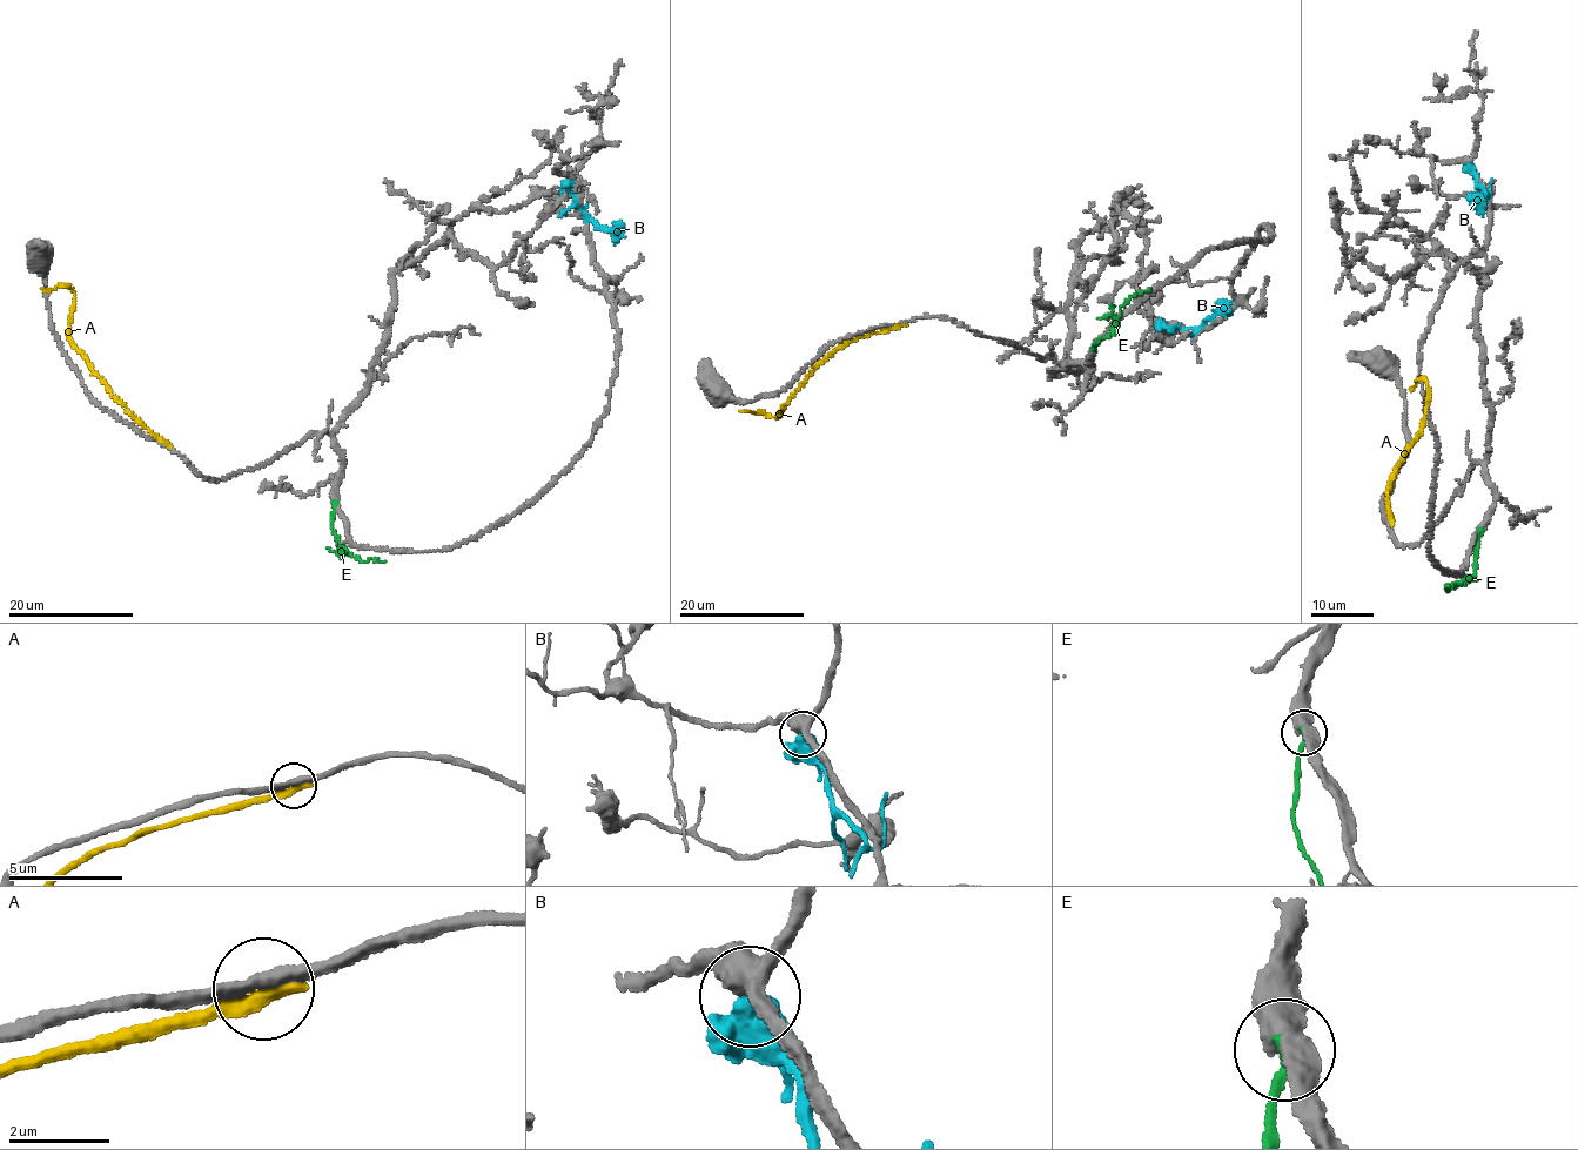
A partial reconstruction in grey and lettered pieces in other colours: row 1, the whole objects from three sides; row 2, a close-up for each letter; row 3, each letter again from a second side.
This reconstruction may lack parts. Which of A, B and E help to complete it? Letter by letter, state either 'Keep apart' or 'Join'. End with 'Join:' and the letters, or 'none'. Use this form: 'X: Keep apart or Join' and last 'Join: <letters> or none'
A: Keep apart
B: Keep apart
E: Keep apart
Join: none

